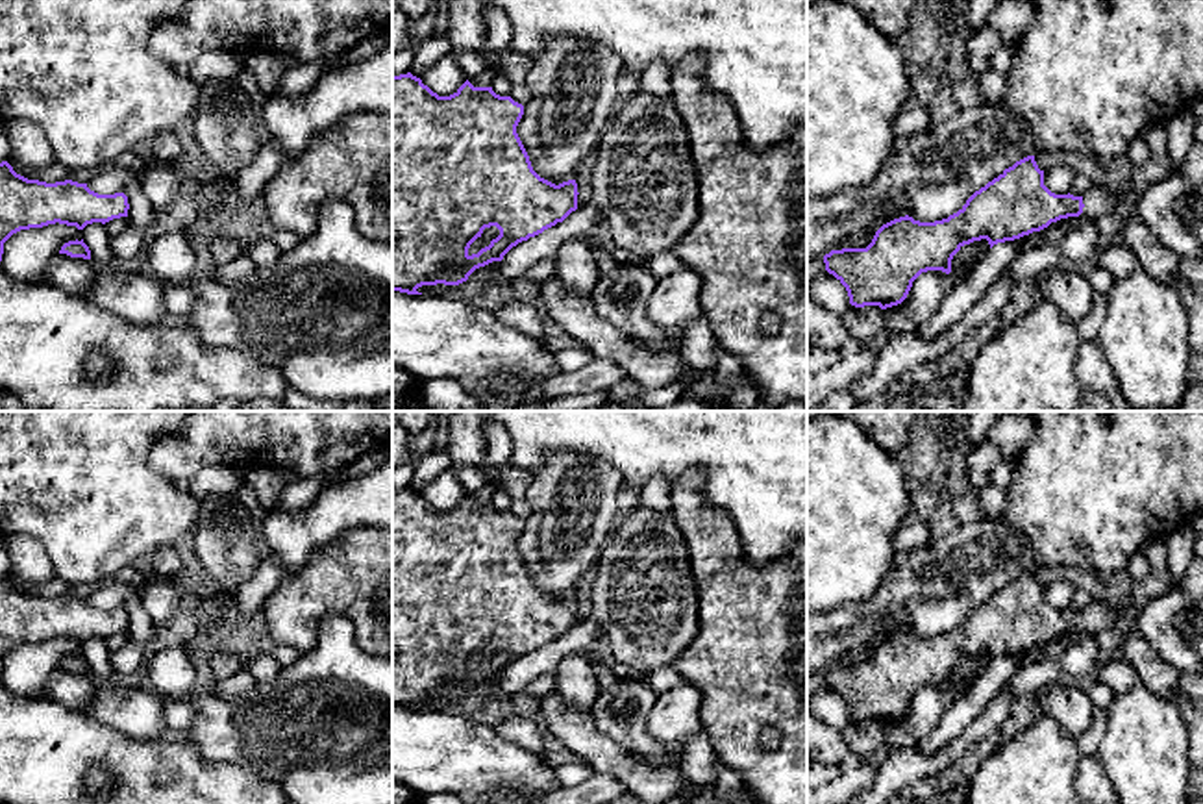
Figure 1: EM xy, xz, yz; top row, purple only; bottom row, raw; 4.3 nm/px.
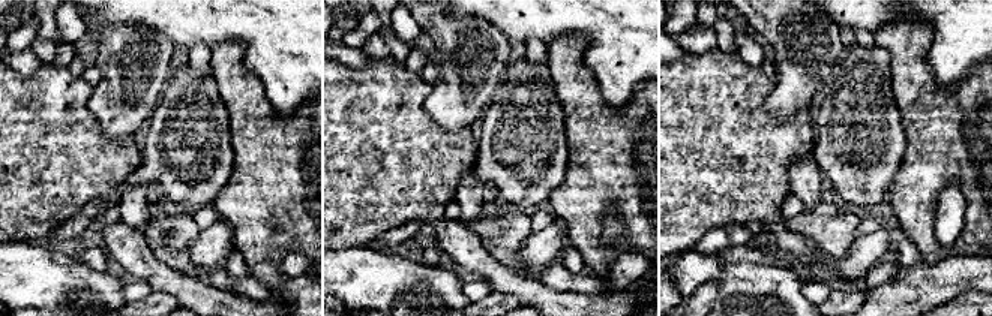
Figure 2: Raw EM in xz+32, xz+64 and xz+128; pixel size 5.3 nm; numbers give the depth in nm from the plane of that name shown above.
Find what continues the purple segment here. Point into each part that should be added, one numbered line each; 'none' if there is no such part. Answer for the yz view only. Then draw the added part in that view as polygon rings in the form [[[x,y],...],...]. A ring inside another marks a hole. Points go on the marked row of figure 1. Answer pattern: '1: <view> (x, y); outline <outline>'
1: yz (1102, 204); outline [[[1094,183],[1083,196],[1083,213],[1079,219],[1098,220],[1103,226],[1116,224],[1120,217],[1122,191],[1110,191],[1105,185]]]

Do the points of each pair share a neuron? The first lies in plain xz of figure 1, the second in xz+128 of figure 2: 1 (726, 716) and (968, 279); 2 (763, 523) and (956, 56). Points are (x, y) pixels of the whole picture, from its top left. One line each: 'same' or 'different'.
1: different
2: same

